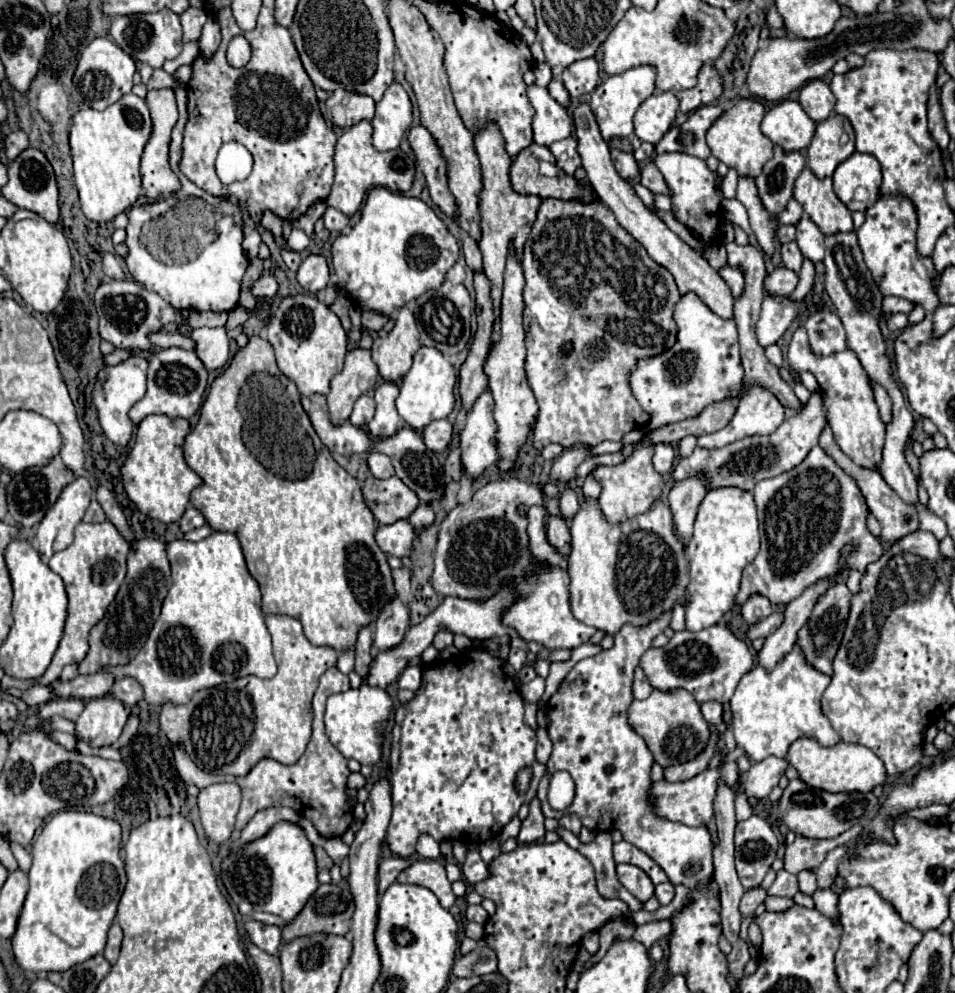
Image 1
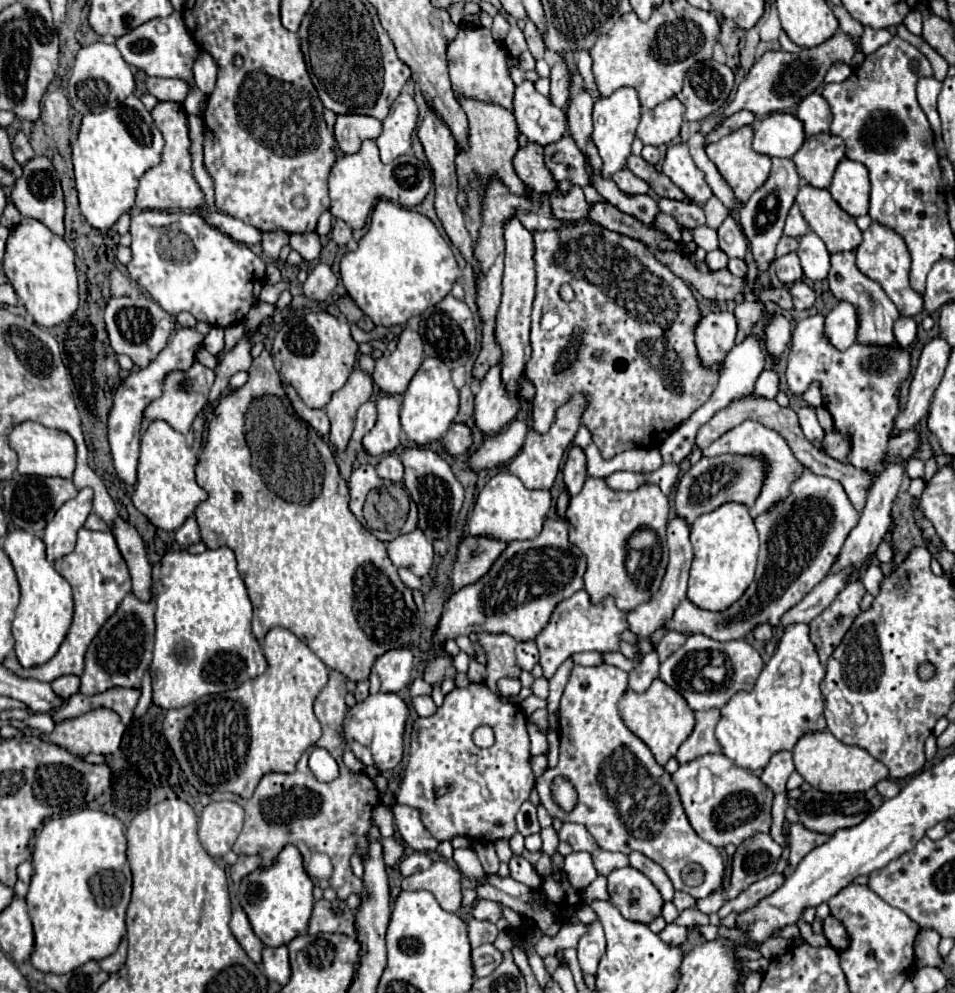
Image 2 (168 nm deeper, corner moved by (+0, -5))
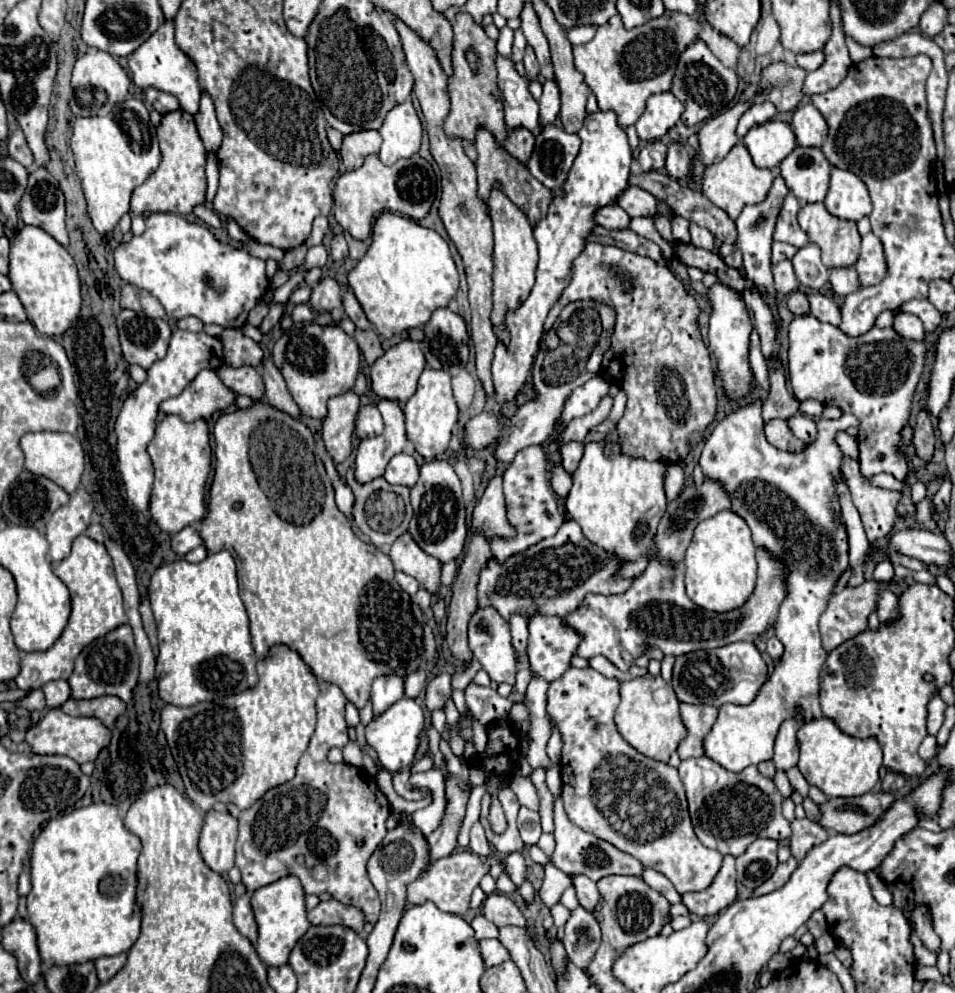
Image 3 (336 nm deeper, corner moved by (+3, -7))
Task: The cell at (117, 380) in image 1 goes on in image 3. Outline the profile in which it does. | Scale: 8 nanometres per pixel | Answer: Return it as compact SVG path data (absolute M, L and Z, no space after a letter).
M177 329L171 337L167 357L157 361L149 369L149 379L133 391L127 401L123 403L123 409L115 423L117 433L117 457L119 457L119 471L127 489L127 497L131 503L141 511L149 511L149 497L153 489L153 465L147 453L147 445L151 443L157 427L157 415L159 415L159 403L177 397L195 377L201 369L219 369L223 365L223 345L219 337L209 337L207 333L191 333Z

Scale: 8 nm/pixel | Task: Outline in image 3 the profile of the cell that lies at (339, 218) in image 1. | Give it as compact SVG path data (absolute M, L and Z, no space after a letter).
M335 235L335 237L333 237L329 255L331 255L335 261L343 261L343 259L347 257L347 243L345 243L345 237L343 237L343 235Z

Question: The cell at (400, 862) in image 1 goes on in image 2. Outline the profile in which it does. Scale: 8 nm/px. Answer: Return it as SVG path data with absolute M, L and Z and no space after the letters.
M412 853L412 855L408 855L408 857L404 857L404 859L400 861L398 873L400 873L402 877L408 877L408 875L412 875L412 873L418 873L418 871L428 869L430 865L432 865L432 859L430 859L428 853Z

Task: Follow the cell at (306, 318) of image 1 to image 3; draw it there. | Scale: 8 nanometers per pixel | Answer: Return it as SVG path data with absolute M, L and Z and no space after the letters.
M305 323L289 329L273 347L273 363L281 371L293 401L301 415L323 419L327 415L327 401L335 395L347 393L359 375L361 353L351 335L341 327L323 327L319 323Z

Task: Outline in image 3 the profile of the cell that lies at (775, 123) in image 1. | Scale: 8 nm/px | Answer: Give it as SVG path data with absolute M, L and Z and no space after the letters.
M769 121L761 127L753 127L741 139L747 147L753 163L757 167L773 169L795 149L795 135L789 123L783 121Z

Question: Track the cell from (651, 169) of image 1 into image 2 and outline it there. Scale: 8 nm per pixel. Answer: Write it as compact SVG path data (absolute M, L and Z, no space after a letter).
M660 197L660 199L658 199L658 207L660 207L664 213L670 213L682 227L696 229L698 225L704 225L704 223L706 223L706 217L704 217L702 207L698 207L698 205L694 205L694 203L672 201L672 199L668 199L668 197Z

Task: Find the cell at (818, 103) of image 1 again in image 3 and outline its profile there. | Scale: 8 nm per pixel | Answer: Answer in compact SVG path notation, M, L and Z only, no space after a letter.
M811 103L795 111L791 129L795 133L795 141L799 143L799 147L821 147L827 137L827 123Z

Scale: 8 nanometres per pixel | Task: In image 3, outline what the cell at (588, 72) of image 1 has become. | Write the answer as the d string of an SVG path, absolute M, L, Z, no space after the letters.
M547 81L543 85L543 97L539 99L539 107L541 107L539 123L541 123L541 127L551 125L555 121L555 117L559 115L559 105L561 105L561 101L559 101L557 85L553 81Z

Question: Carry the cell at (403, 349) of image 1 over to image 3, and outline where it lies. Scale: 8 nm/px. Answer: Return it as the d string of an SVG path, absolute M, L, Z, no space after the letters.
M401 341L371 365L371 387L381 399L405 403L417 389L425 355L417 341Z

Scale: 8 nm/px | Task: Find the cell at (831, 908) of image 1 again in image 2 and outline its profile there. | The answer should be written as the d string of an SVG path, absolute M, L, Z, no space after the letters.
M828 915L828 917L822 921L822 933L824 933L824 937L828 939L828 943L830 943L832 947L836 947L838 951L844 951L844 949L848 947L848 933L846 933L844 925L842 925L838 919L834 919L832 915Z

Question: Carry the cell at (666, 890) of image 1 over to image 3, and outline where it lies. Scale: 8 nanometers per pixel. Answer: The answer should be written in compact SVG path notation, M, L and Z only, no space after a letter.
M725 855L719 873L715 875L713 883L697 893L685 893L683 903L687 909L697 917L711 917L729 907L737 897L737 883L735 883L735 857Z

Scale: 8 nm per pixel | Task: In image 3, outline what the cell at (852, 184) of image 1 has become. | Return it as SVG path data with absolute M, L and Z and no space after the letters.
M831 169L831 185L825 197L825 207L839 219L859 221L871 213L871 199L865 183L851 171Z

